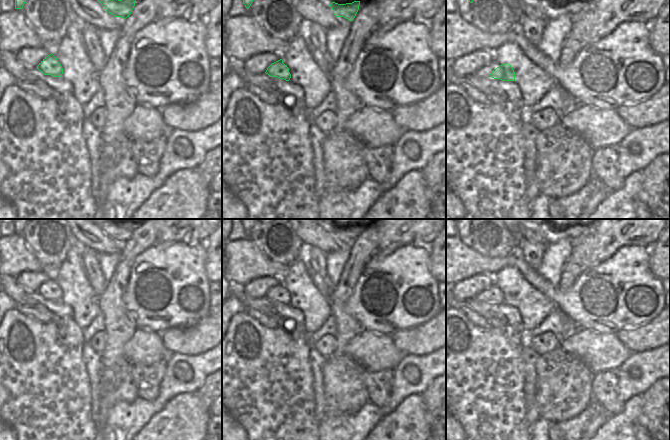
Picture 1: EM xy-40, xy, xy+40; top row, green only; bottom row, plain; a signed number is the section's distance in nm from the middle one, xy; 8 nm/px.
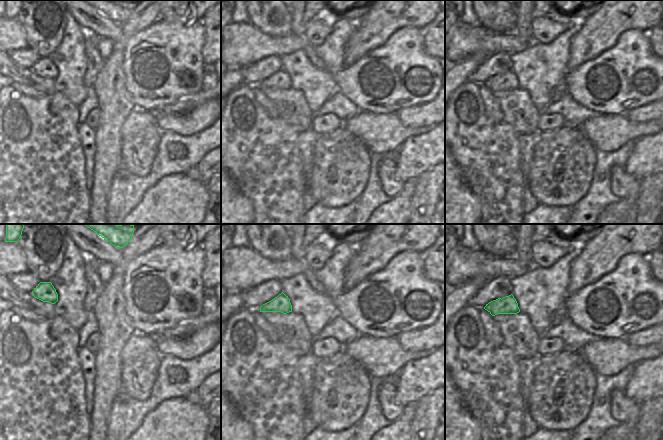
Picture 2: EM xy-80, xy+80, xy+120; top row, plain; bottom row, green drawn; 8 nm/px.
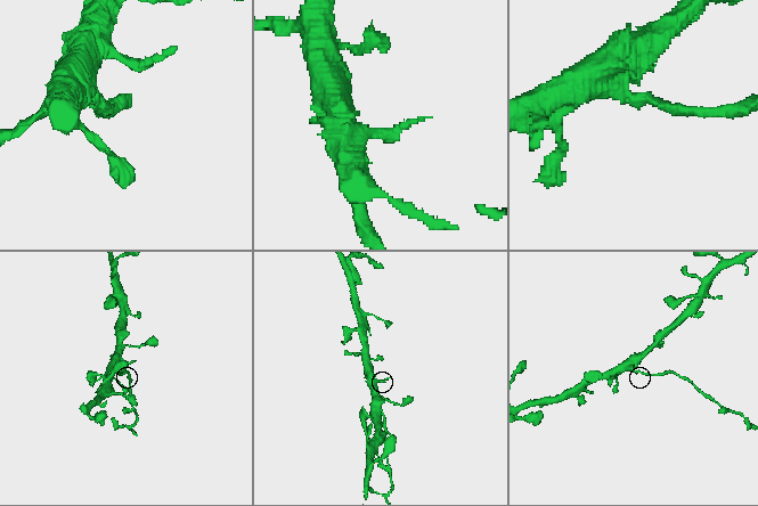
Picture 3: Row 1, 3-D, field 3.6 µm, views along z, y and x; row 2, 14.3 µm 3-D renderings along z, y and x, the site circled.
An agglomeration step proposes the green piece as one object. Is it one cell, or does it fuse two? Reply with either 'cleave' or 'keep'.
cleave

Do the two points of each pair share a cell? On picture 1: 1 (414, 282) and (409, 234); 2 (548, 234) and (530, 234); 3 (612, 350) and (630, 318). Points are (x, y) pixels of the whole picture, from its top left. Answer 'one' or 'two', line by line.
1: two
2: one
3: two

